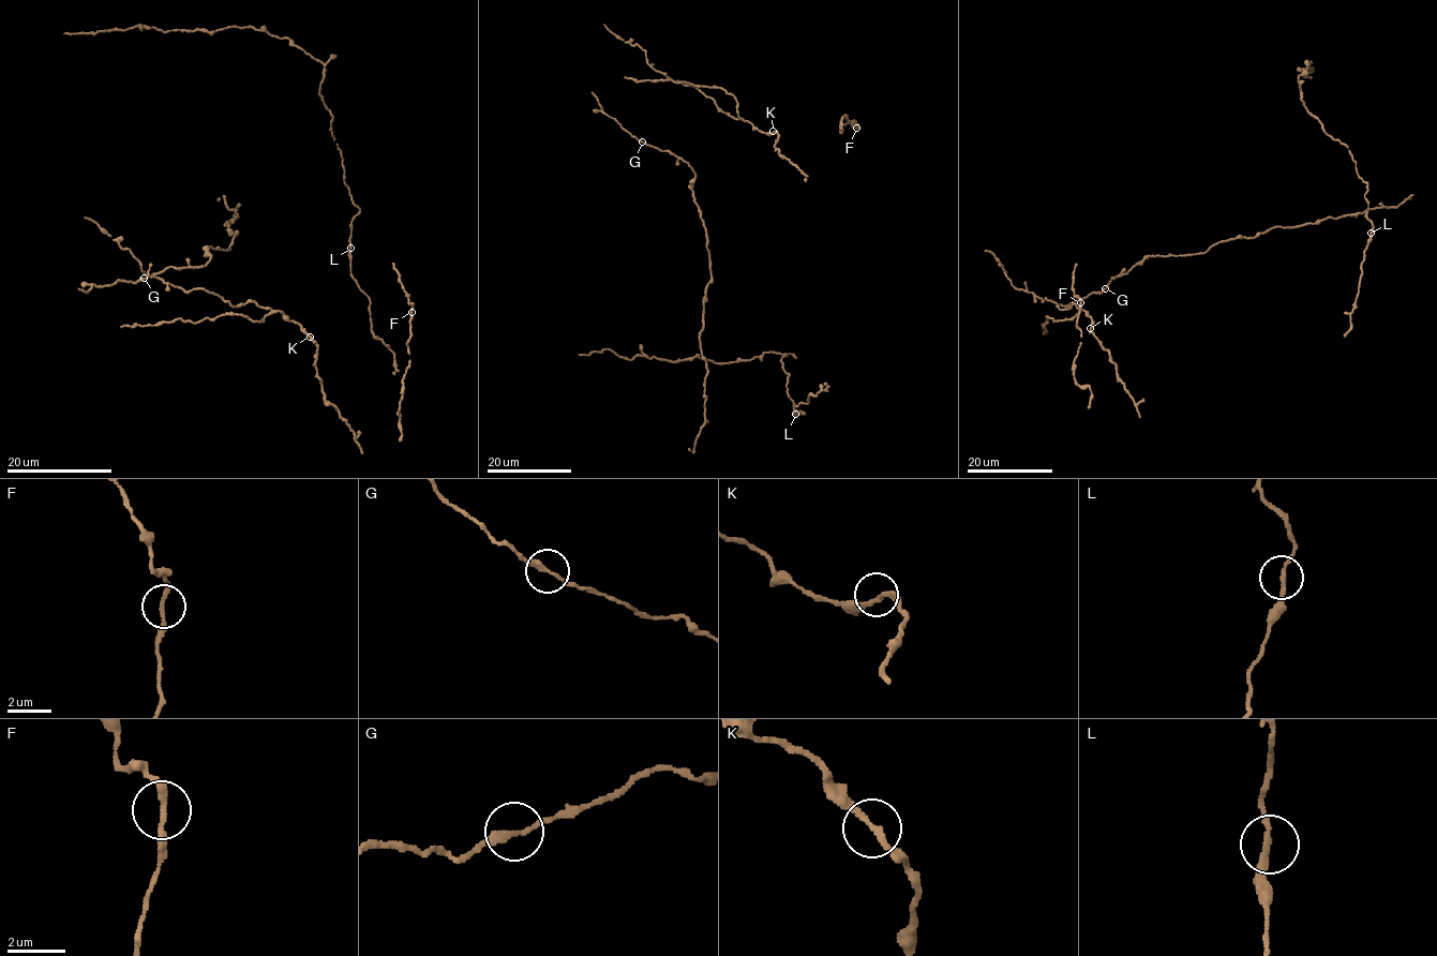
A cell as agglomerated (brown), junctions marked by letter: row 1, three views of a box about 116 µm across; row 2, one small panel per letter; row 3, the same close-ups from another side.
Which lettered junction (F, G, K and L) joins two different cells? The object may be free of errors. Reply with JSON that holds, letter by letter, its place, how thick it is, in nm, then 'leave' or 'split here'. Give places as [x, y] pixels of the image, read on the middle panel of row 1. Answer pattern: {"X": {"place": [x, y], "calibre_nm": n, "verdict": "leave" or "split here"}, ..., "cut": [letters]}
{"F": {"place": [856, 128], "calibre_nm": 240, "verdict": "leave"}, "G": {"place": [642, 142], "calibre_nm": 240, "verdict": "leave"}, "K": {"place": [773, 131], "calibre_nm": 200, "verdict": "leave"}, "L": {"place": [795, 414], "calibre_nm": 200, "verdict": "leave"}, "cut": []}

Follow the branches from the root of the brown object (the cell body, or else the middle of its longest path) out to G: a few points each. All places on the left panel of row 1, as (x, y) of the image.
G: (207, 245), (210, 258), (205, 265), (168, 266), (144, 278)

